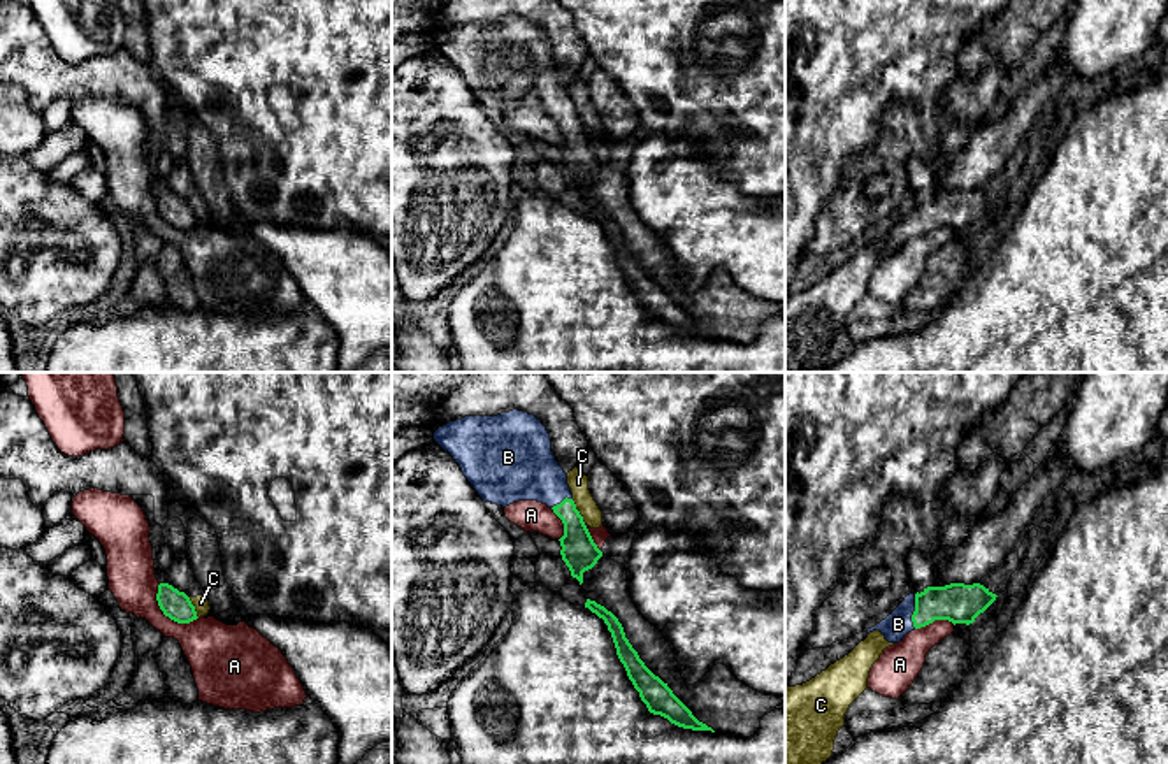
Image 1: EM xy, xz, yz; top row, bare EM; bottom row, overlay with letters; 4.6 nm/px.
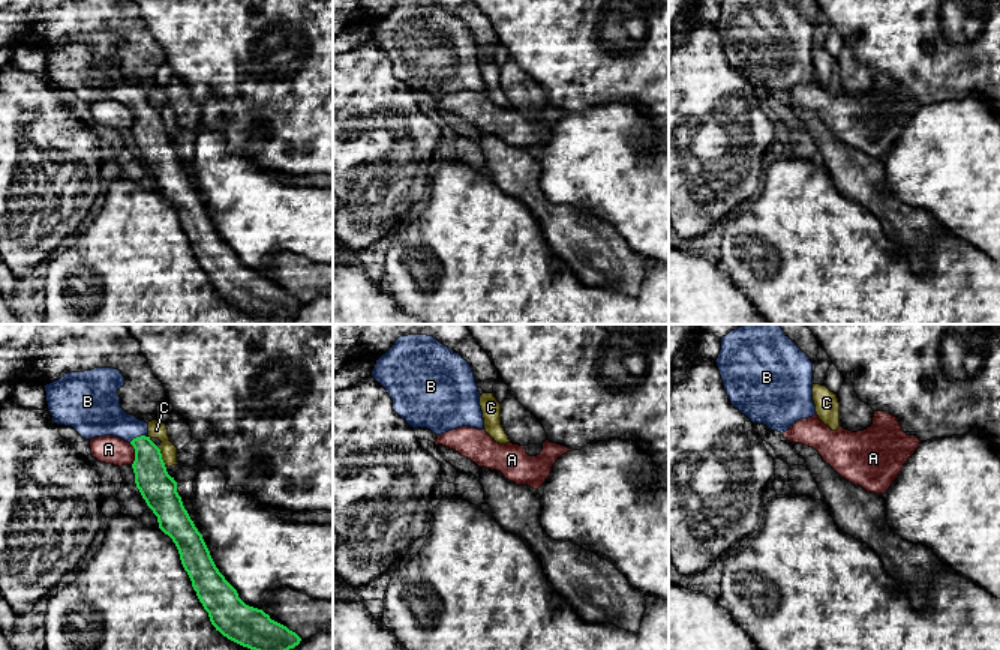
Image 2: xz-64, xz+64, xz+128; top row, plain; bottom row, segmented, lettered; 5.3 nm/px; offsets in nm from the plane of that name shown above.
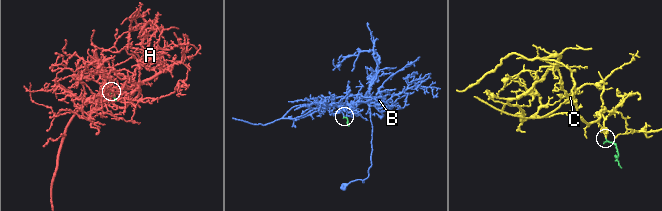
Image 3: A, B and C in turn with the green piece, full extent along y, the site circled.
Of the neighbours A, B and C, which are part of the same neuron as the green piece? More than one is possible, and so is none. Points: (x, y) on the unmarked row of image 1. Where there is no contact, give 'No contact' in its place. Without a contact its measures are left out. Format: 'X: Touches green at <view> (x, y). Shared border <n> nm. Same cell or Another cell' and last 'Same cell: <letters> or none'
A: Touches green at xy (165, 222). Shared border 240 nm. Another cell
B: Touches green at yz (914, 218). Shared border 160 nm. Same cell
C: Touches green at xz (578, 118). Shared border 130 nm. Another cell
Same cell: B

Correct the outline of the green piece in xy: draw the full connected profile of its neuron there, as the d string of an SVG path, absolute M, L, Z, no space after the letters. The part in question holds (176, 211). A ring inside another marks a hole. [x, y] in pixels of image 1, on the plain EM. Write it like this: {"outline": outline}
{"outline": "M169 190L158 191L156 207L163 221L177 230L190 230L198 225L190 204Z"}

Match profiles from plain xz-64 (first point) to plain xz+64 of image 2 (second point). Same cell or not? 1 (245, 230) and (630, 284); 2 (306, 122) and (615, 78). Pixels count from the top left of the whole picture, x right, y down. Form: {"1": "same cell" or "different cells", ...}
{"1": "different cells", "2": "same cell"}

